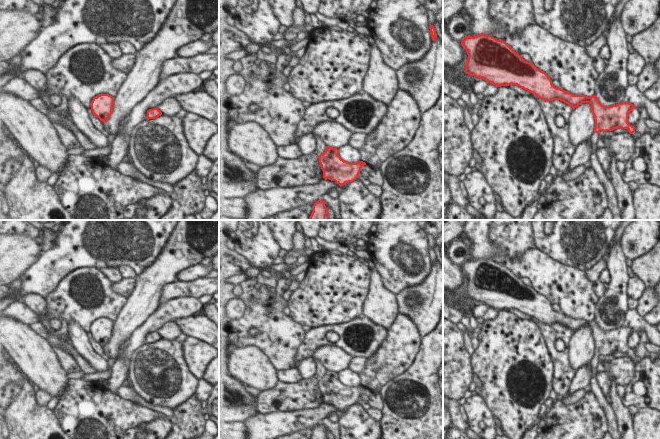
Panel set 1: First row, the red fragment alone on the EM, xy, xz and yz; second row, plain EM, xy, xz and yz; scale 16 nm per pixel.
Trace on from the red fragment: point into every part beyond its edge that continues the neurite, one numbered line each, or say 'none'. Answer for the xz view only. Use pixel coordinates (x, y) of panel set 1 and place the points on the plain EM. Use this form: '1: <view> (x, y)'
none

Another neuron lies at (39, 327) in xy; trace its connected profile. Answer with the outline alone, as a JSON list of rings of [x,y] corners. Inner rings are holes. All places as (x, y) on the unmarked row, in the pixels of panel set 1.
[[[42,322],[35,323],[31,325],[31,327],[33,328],[35,332],[37,332],[39,335],[41,335],[43,338],[47,340],[49,336],[51,335],[51,333],[47,330],[47,328]]]

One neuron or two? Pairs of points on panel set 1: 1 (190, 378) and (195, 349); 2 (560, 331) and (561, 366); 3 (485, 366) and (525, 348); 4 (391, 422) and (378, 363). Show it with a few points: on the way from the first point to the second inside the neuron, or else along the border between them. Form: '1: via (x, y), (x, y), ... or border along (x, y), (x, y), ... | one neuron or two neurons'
1: border along (183, 349), (183, 355), (188, 368), (199, 379) | two neurons
2: via (551, 340), (551, 350), (557, 357) | one neuron
3: via (495, 361), (508, 361), (515, 354) | one neuron
4: border along (403, 372), (389, 380), (379, 392) | two neurons

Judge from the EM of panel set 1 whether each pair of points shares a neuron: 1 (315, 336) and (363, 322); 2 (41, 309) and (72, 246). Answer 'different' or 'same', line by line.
1: same
2: different

